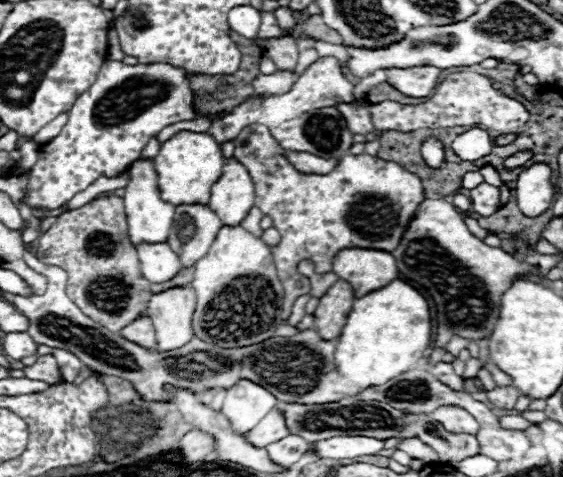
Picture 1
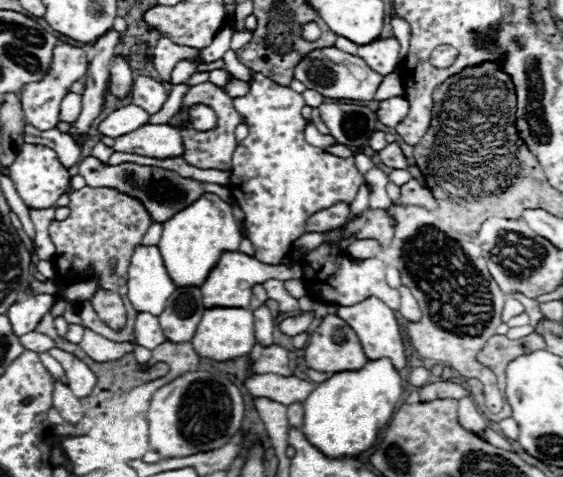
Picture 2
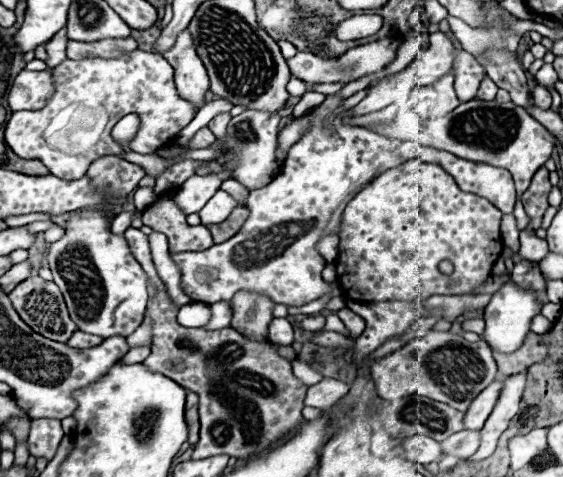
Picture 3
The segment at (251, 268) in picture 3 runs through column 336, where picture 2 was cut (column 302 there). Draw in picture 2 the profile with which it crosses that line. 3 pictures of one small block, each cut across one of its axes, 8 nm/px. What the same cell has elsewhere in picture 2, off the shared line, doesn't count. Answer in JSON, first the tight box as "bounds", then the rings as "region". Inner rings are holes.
{"bounds":[228,72,364,264],"region":[[[252,72],[248,84],[250,92],[234,98],[234,108],[250,134],[238,144],[232,156],[228,188],[244,212],[256,258],[266,264],[280,264],[290,254],[294,240],[304,234],[306,218],[336,202],[352,204],[364,176],[358,172],[354,156],[340,158],[304,140],[302,94],[274,84],[260,72]]]}

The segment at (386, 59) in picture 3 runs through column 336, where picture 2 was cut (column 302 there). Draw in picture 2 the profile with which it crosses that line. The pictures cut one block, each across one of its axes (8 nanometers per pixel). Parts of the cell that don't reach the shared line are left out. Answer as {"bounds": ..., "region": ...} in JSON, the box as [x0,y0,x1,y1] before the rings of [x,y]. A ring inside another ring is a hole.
{"bounds":[294,48,382,100],"region":[[[318,48],[316,52],[310,52],[300,60],[300,64],[294,68],[294,78],[304,82],[306,88],[312,88],[320,92],[326,98],[348,98],[348,100],[374,100],[374,94],[382,82],[382,76],[378,76],[360,56],[352,56],[346,52],[340,52],[340,62],[330,60],[324,52],[326,48]]]}

